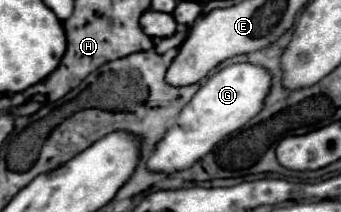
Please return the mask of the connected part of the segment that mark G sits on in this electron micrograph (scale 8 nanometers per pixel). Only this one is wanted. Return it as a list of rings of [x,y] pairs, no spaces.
[[[231,64],[219,70],[201,90],[191,98],[191,102],[181,110],[175,126],[171,126],[165,138],[157,144],[155,154],[147,160],[153,172],[175,172],[189,168],[193,162],[203,158],[221,138],[239,130],[253,116],[257,116],[271,92],[271,72],[255,64]]]

